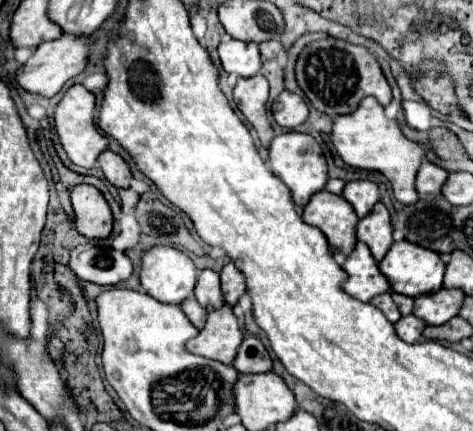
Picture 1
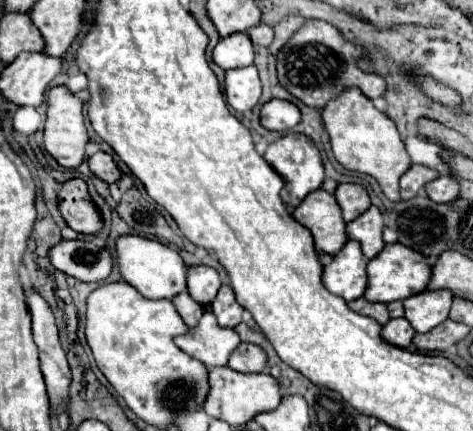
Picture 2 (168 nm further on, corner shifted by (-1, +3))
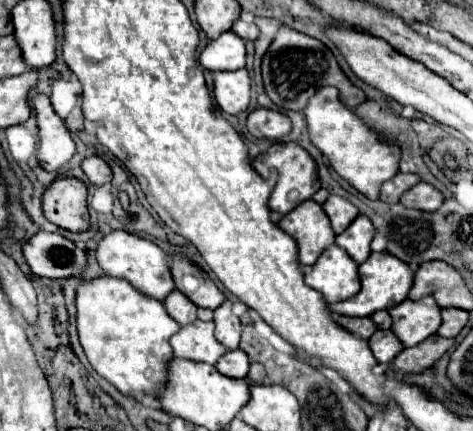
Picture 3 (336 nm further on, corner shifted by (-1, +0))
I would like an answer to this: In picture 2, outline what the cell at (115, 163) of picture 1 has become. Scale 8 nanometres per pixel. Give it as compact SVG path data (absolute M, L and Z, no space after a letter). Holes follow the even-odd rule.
M102 151L94 153L94 155L88 157L88 163L90 163L92 173L94 173L96 177L100 177L102 181L106 181L106 183L114 183L114 181L118 181L120 175L122 175L120 169L118 169L118 165L114 163L114 159L112 159L108 153L102 153Z

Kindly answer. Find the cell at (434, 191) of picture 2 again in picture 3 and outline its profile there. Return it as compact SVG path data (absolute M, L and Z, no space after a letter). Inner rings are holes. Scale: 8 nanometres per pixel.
M418 182L414 188L410 188L408 192L404 192L404 196L400 198L402 206L424 210L424 212L438 210L440 204L442 204L442 200L444 200L444 196L434 186L426 184L426 182Z

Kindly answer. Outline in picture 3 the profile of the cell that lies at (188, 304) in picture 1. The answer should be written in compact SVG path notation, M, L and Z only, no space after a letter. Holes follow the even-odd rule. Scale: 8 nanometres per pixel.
M174 290L174 292L170 292L166 298L164 298L164 308L166 308L166 312L178 322L178 324L190 324L192 320L196 320L196 306L182 294L182 292L178 292L178 290Z

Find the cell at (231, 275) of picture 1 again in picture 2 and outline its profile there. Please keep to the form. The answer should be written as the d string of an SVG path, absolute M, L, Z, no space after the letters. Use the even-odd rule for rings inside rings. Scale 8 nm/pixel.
M222 285L216 299L212 301L212 311L218 317L218 323L222 327L236 327L242 321L242 305L236 303L234 293L230 289L230 285Z

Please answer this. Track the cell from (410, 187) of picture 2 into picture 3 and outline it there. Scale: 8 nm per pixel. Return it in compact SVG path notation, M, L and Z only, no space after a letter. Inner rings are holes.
M398 172L394 178L386 180L382 186L380 186L380 200L382 202L388 202L388 204L394 204L400 200L400 196L412 188L414 184L420 182L420 176L416 174L402 174Z

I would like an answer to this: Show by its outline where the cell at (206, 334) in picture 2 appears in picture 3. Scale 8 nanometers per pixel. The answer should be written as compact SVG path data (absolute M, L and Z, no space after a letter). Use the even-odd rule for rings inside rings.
M194 320L192 324L182 326L170 338L170 346L174 356L206 364L216 364L216 360L226 352L226 348L214 338L214 322L202 320Z

